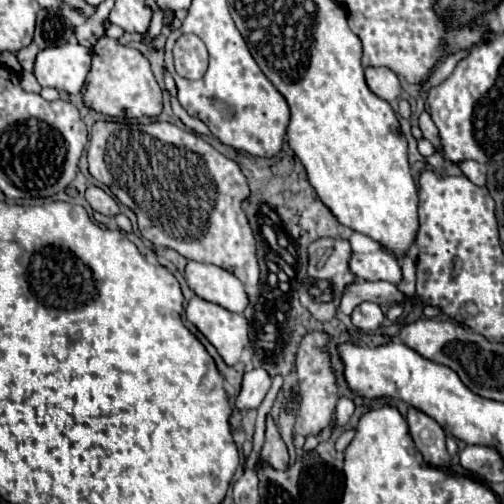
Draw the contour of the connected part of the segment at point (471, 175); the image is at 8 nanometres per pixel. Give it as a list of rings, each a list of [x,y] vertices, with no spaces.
[[[465,160],[459,164],[461,172],[477,186],[485,186],[485,174],[487,174],[487,166],[485,164],[479,164],[479,162],[473,162],[473,160]]]

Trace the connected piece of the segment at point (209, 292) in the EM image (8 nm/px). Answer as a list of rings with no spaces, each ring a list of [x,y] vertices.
[[[187,260],[185,280],[199,298],[219,304],[231,312],[243,312],[249,302],[245,286],[231,272],[219,266]]]

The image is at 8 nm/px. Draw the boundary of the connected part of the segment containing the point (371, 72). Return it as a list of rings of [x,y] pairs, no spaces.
[[[367,68],[365,80],[367,80],[369,90],[387,102],[399,98],[401,94],[399,78],[389,68]]]

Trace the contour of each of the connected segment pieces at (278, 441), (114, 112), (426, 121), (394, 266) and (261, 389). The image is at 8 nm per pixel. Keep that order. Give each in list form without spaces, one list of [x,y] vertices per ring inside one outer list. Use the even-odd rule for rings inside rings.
[[[267,416],[265,420],[265,442],[263,442],[263,450],[261,450],[261,460],[271,464],[273,468],[287,468],[289,464],[289,456],[287,456],[287,446],[273,422],[271,416]]]
[[[101,36],[91,48],[93,60],[85,80],[83,104],[109,118],[153,118],[163,110],[163,94],[151,72],[149,60],[137,50],[119,44],[115,38]]]
[[[423,110],[419,114],[419,128],[423,132],[423,138],[427,138],[435,148],[439,148],[439,142],[441,142],[439,140],[439,132],[437,132],[437,128],[435,128],[435,124],[433,124],[433,120],[431,120],[427,110]]]
[[[383,250],[369,254],[353,252],[349,258],[349,270],[355,274],[355,278],[361,280],[385,280],[391,284],[397,284],[401,280],[399,262]]]
[[[257,368],[257,370],[245,372],[241,392],[235,398],[237,410],[255,410],[255,408],[259,408],[265,394],[269,392],[269,388],[271,388],[271,378],[265,370]]]

